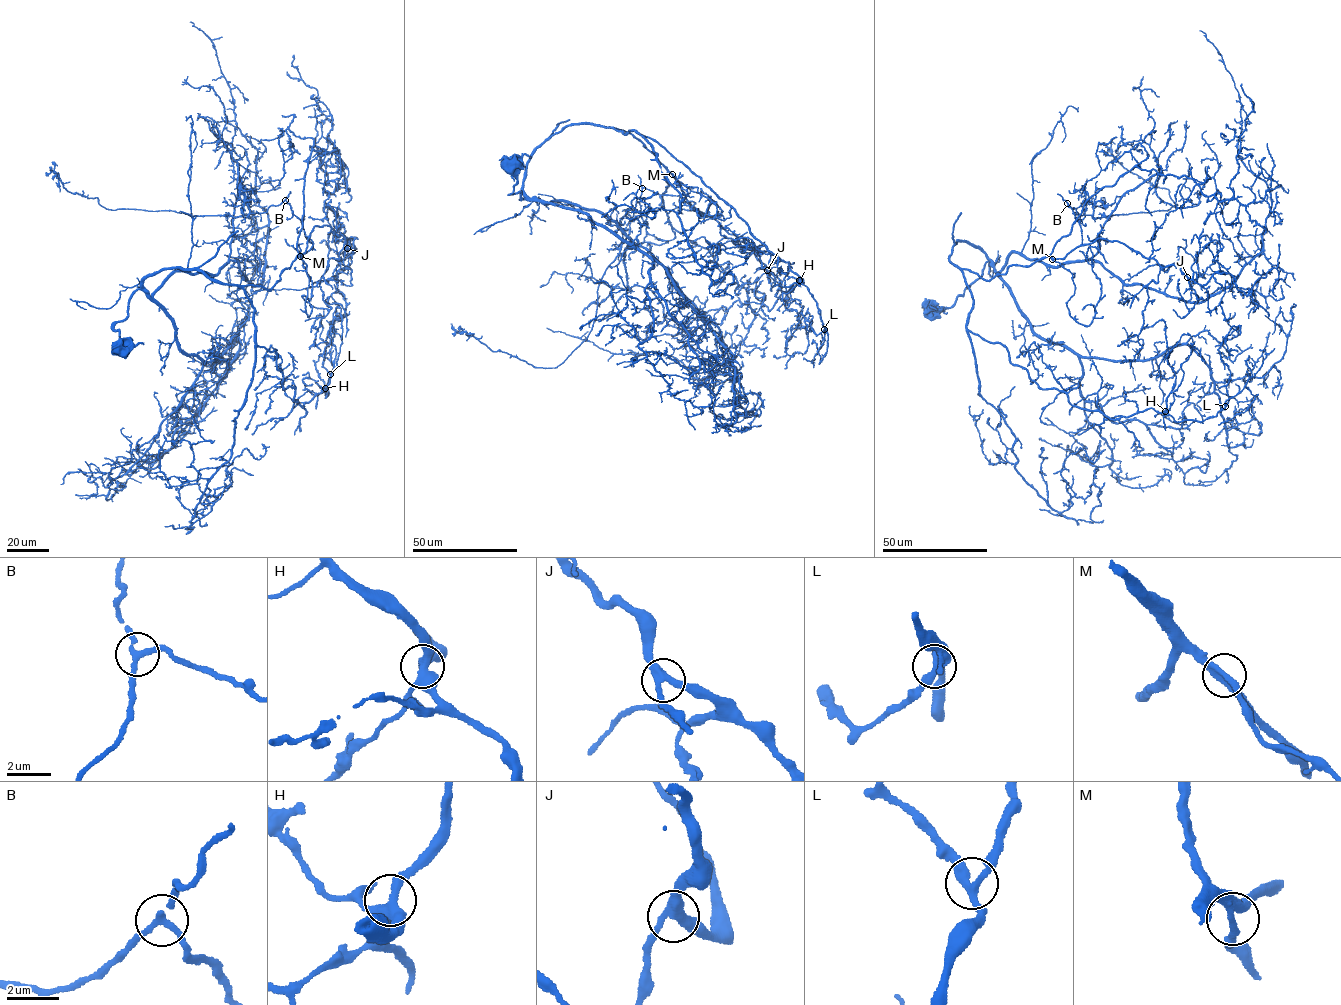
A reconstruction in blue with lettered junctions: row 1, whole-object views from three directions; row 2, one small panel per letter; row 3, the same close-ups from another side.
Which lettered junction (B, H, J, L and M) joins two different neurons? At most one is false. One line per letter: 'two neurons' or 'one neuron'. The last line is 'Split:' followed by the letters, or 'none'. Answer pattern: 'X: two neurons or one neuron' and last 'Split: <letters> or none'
B: two neurons
H: one neuron
J: one neuron
L: one neuron
M: one neuron
Split: B

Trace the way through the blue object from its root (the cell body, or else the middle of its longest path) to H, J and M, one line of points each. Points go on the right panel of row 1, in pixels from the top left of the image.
H: (932, 308), (981, 275), (988, 259), (965, 242), (949, 258), (972, 296), (967, 328), (1072, 405), (1165, 411)
J: (932, 308), (949, 308), (988, 260), (958, 241), (950, 260), (986, 280), (1098, 238), (1187, 277)
M: (932, 308), (949, 308), (988, 260), (957, 241), (950, 261), (986, 280), (1010, 266), (1052, 259)

